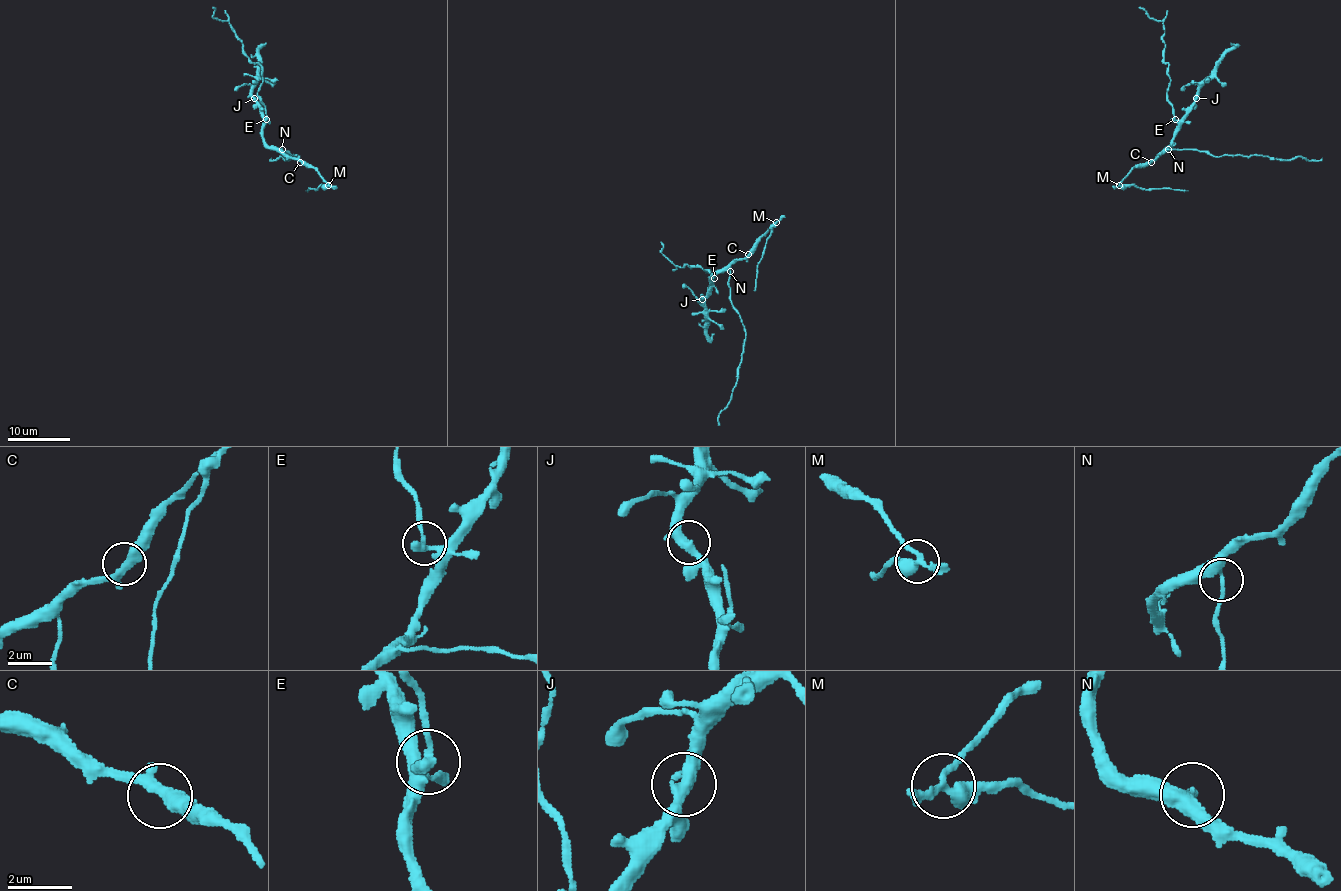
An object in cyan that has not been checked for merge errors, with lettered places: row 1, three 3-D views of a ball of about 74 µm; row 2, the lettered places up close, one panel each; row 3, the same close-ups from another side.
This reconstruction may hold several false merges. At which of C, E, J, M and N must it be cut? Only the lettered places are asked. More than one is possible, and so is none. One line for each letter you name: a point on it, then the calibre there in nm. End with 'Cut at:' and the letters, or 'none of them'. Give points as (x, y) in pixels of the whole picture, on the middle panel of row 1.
E: place (714, 278); calibre 280 nm
M: place (776, 222); calibre 280 nm
N: place (730, 271); calibre 280 nm
Cut at: E, M, N

